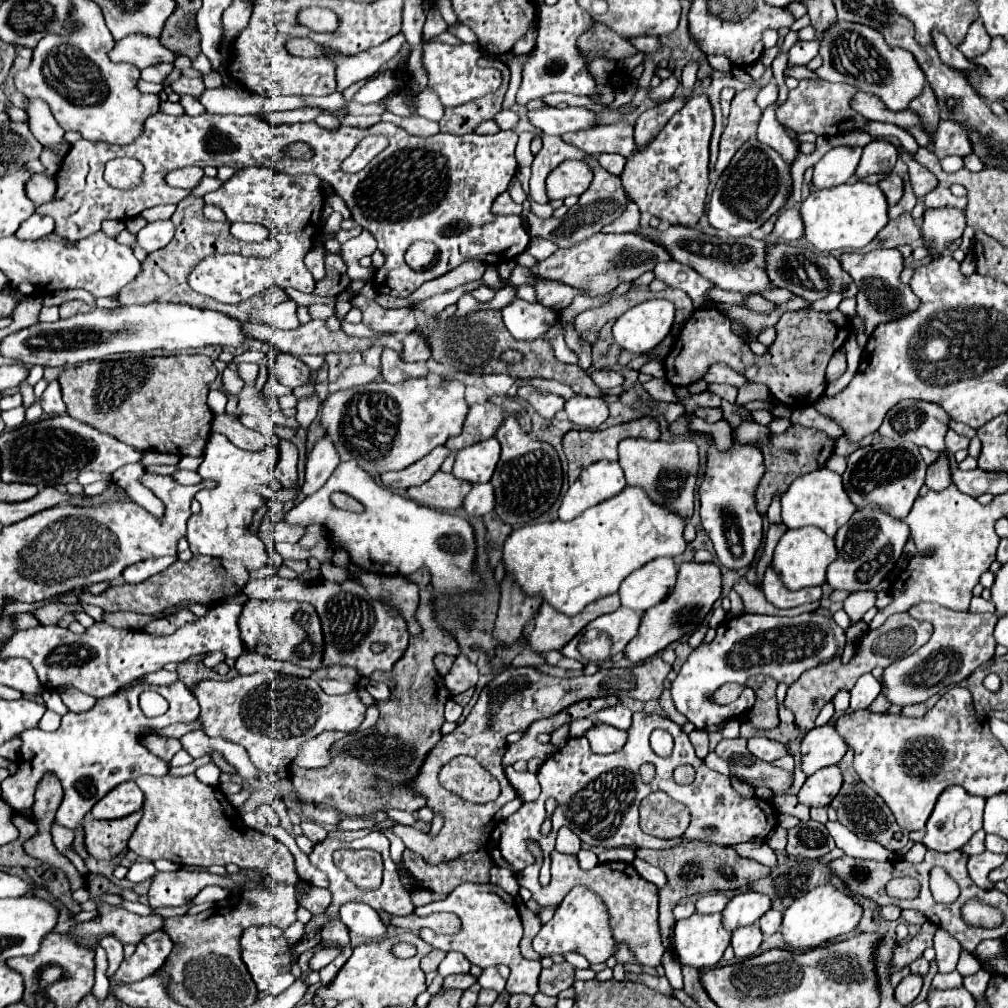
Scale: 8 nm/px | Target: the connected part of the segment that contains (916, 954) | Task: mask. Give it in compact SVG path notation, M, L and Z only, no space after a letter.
M926 921L926 923L922 925L922 931L920 931L918 935L914 935L908 943L898 945L898 947L894 949L894 953L892 953L892 961L890 961L890 969L888 969L890 975L896 973L896 971L900 971L900 969L904 969L904 967L910 965L912 961L920 959L922 953L924 953L924 949L926 949L926 947L932 947L934 933L936 933L936 927L934 927L930 921Z

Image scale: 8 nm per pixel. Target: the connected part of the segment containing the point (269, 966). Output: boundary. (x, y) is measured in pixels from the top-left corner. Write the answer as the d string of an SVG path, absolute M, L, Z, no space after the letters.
M250 927L242 939L242 959L258 987L258 991L268 989L270 977L278 973L290 973L296 955L294 955L294 945L288 949L286 955L276 955L274 953L274 939L280 939L284 935L282 929L276 927Z

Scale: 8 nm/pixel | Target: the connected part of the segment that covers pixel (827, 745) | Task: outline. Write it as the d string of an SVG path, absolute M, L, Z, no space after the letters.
M834 725L814 727L800 743L800 767L806 777L822 767L836 765L846 753L844 739L834 731Z

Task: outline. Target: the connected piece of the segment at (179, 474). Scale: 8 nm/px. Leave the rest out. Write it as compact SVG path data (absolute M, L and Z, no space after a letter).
M178 469L172 477L180 485L192 485L192 483L198 483L200 481L200 475L196 471L186 471L186 469Z

